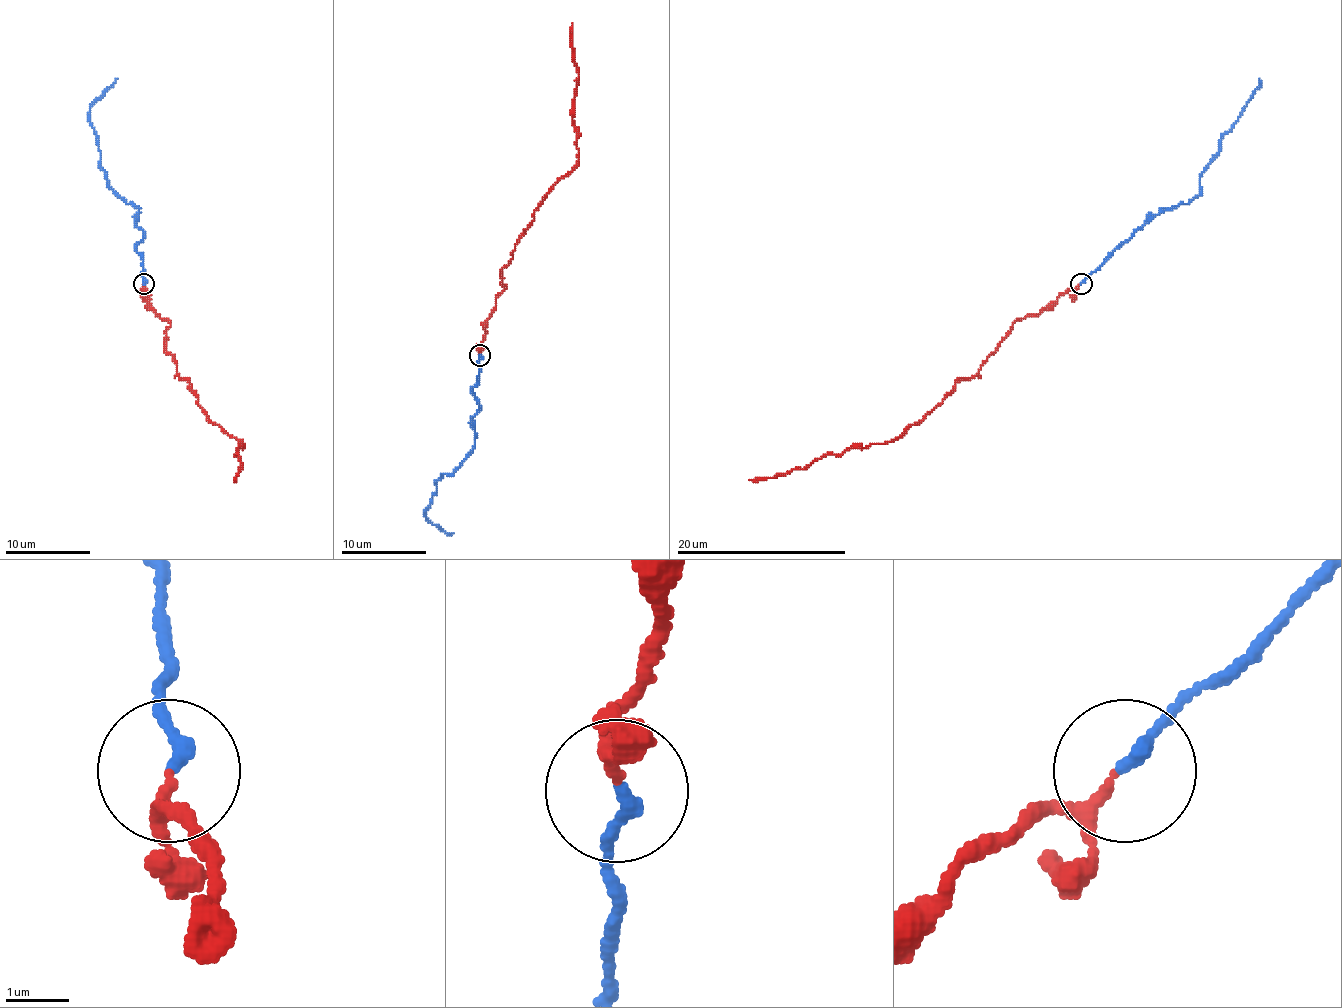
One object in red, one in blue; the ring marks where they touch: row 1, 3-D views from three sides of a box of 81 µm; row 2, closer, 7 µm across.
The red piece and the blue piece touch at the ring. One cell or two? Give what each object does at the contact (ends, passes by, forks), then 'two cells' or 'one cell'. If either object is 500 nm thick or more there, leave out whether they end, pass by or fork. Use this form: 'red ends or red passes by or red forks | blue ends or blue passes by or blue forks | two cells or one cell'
red passes by | blue ends | one cell

